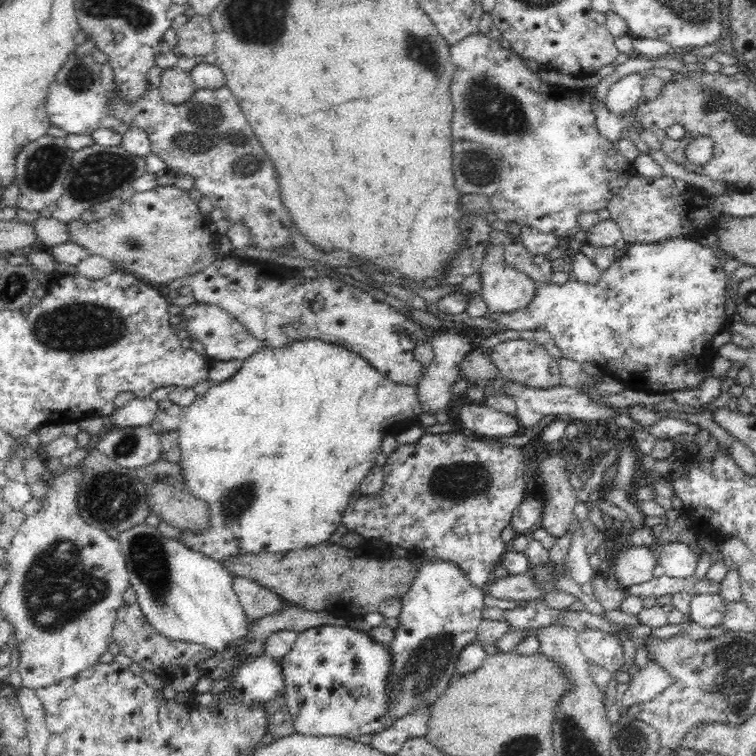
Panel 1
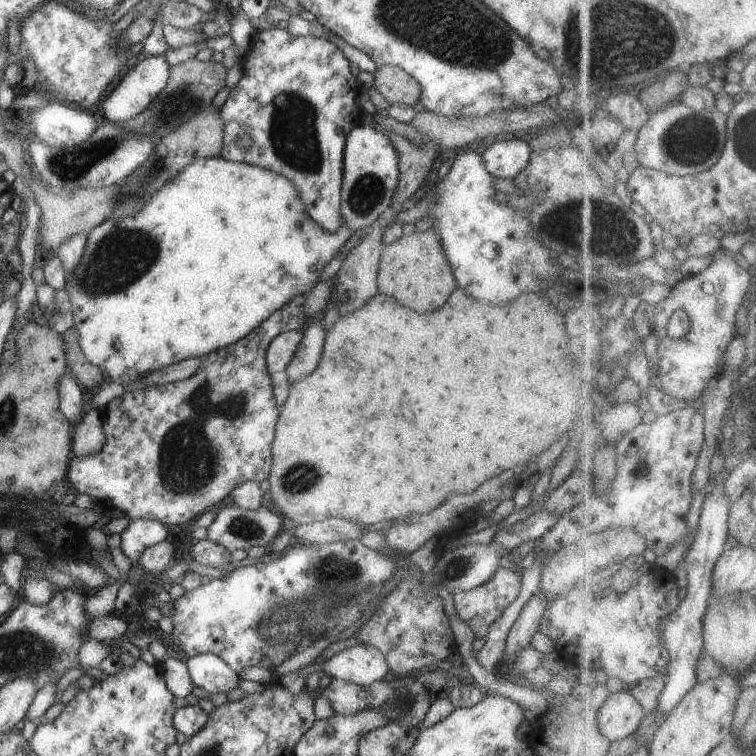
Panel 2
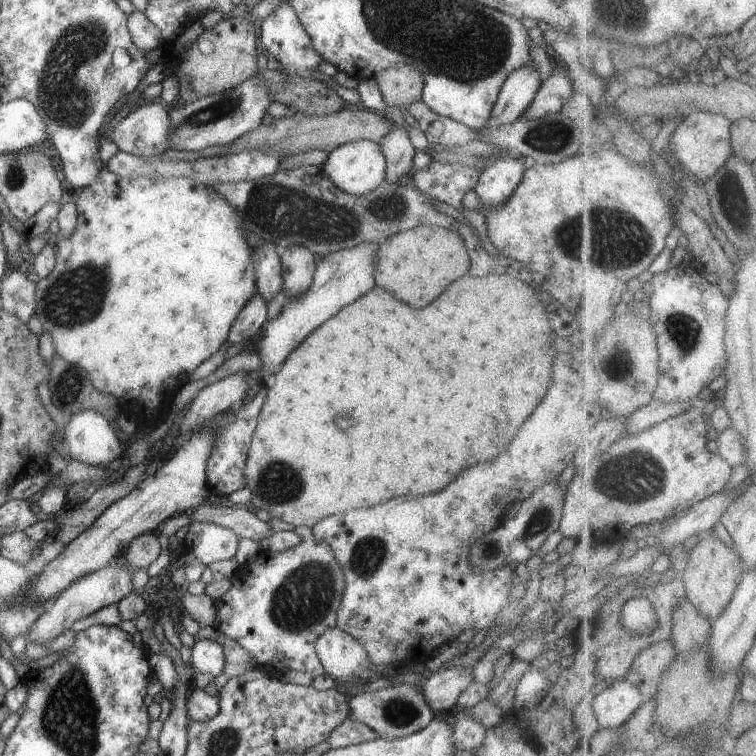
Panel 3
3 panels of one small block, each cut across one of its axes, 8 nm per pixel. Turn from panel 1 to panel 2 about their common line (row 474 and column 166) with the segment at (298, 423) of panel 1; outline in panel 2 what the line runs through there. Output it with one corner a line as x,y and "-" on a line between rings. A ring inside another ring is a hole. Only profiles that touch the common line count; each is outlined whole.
199,158
173,176
160,190
144,203
142,208
122,220
106,219
89,232
82,262
66,281
67,294
73,306
73,320
79,334
79,345
86,358
101,368
108,381
128,384
141,380
152,371
170,366
184,359
200,359
215,350
230,346
260,326
271,314
282,308
294,297
307,295
319,282
325,266
334,254
354,234
342,226
338,232
327,233
306,212
294,183
284,175
248,163
239,163
225,158

